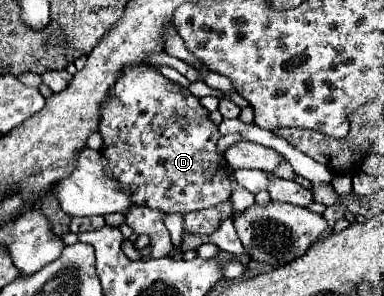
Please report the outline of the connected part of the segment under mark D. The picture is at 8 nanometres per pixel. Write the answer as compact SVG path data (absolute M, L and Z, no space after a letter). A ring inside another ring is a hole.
M148 65L128 67L102 105L100 135L104 139L102 155L108 159L106 171L110 171L122 187L132 191L136 205L154 207L164 213L190 213L228 201L232 195L232 169L226 167L224 155L218 153L220 131L208 115L198 97L166 79L158 69Z

